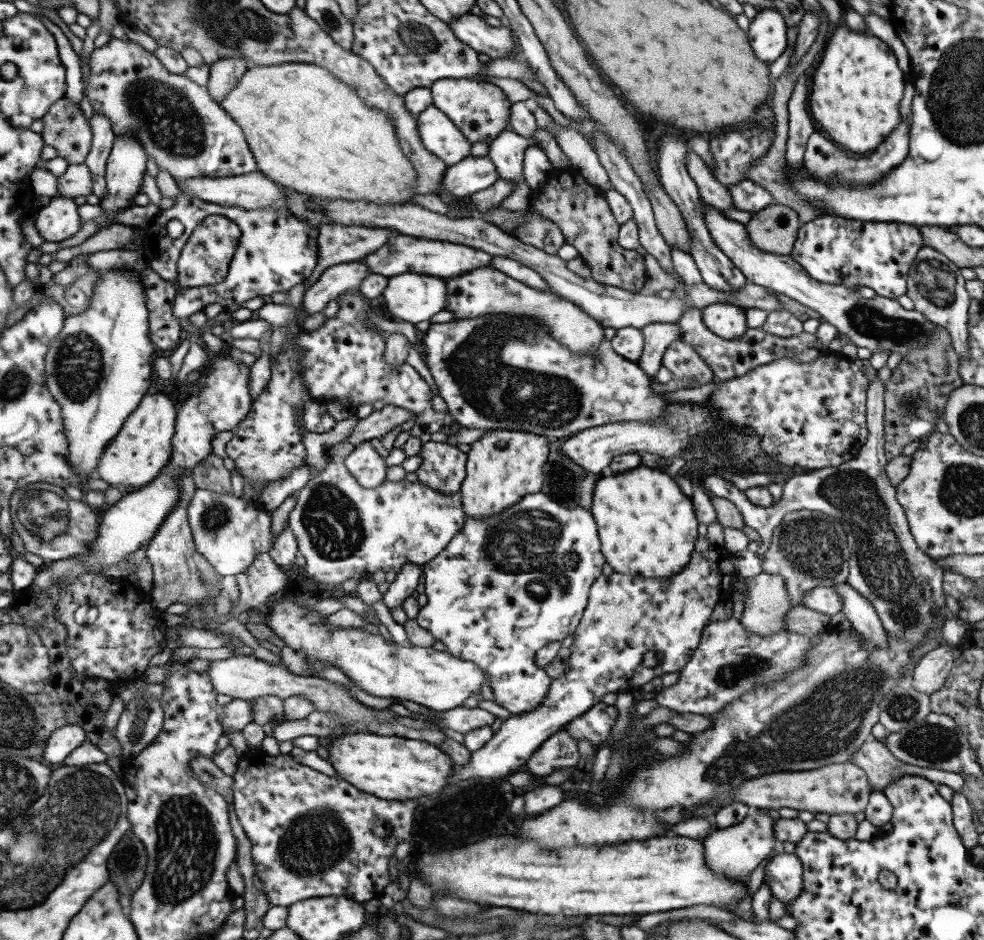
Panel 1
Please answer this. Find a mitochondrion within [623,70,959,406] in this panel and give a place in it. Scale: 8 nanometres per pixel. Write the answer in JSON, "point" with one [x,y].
{"point":[863,318]}

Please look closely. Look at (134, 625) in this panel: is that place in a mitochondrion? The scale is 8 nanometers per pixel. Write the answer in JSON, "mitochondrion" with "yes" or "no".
{"mitochondrion":"no"}

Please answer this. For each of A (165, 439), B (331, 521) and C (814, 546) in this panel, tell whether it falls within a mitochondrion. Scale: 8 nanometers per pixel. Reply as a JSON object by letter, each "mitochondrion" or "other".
{"A":"other","B":"mitochondrion","C":"mitochondrion"}

